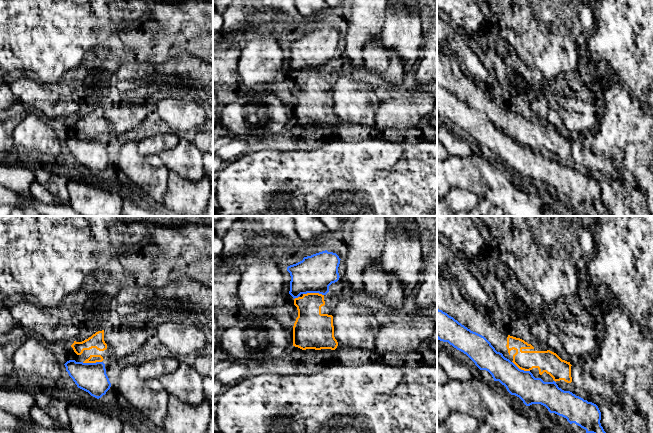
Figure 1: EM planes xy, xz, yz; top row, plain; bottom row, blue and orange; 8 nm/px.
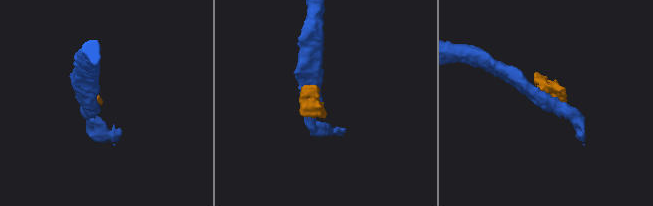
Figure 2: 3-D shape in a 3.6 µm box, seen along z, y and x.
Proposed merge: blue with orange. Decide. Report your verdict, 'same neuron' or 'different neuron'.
different neuron

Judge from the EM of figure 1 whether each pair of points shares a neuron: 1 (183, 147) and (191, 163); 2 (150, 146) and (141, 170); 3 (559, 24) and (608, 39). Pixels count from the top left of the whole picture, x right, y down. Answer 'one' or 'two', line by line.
1: one
2: two
3: two

